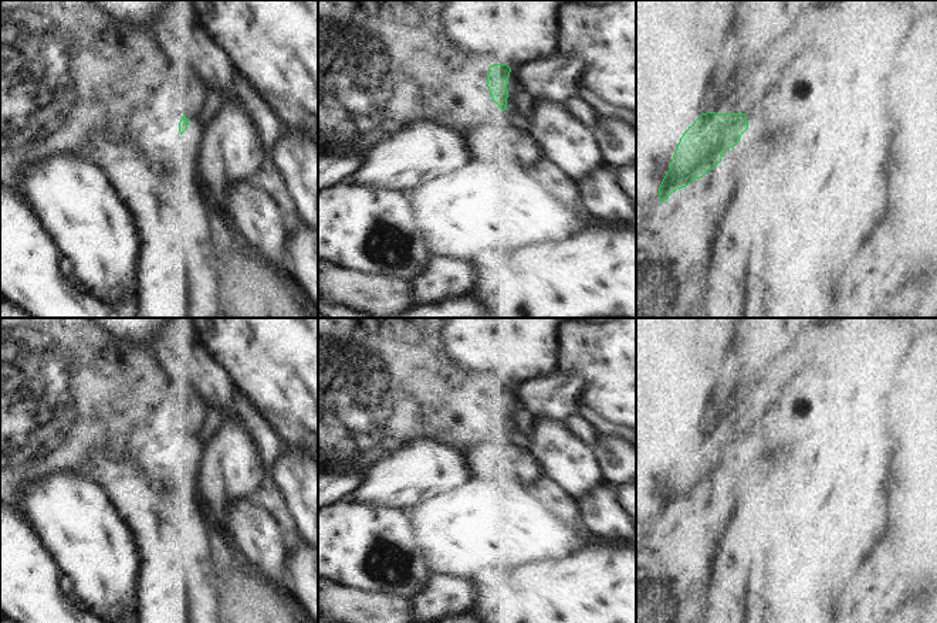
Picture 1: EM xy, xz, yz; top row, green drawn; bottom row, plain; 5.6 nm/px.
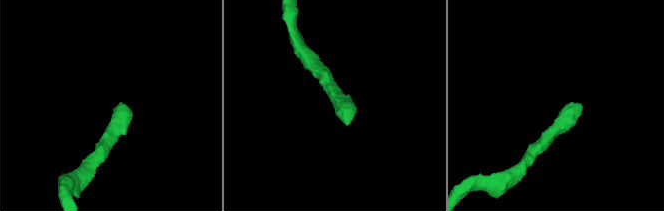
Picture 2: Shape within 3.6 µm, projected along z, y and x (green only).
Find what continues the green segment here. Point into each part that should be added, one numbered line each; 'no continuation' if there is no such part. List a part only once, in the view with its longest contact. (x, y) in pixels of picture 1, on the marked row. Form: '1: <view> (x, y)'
no continuation

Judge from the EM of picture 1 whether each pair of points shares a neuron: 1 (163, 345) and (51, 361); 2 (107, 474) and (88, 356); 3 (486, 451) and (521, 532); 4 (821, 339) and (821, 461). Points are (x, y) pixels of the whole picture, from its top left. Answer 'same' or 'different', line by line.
1: different
2: different
3: different
4: different

